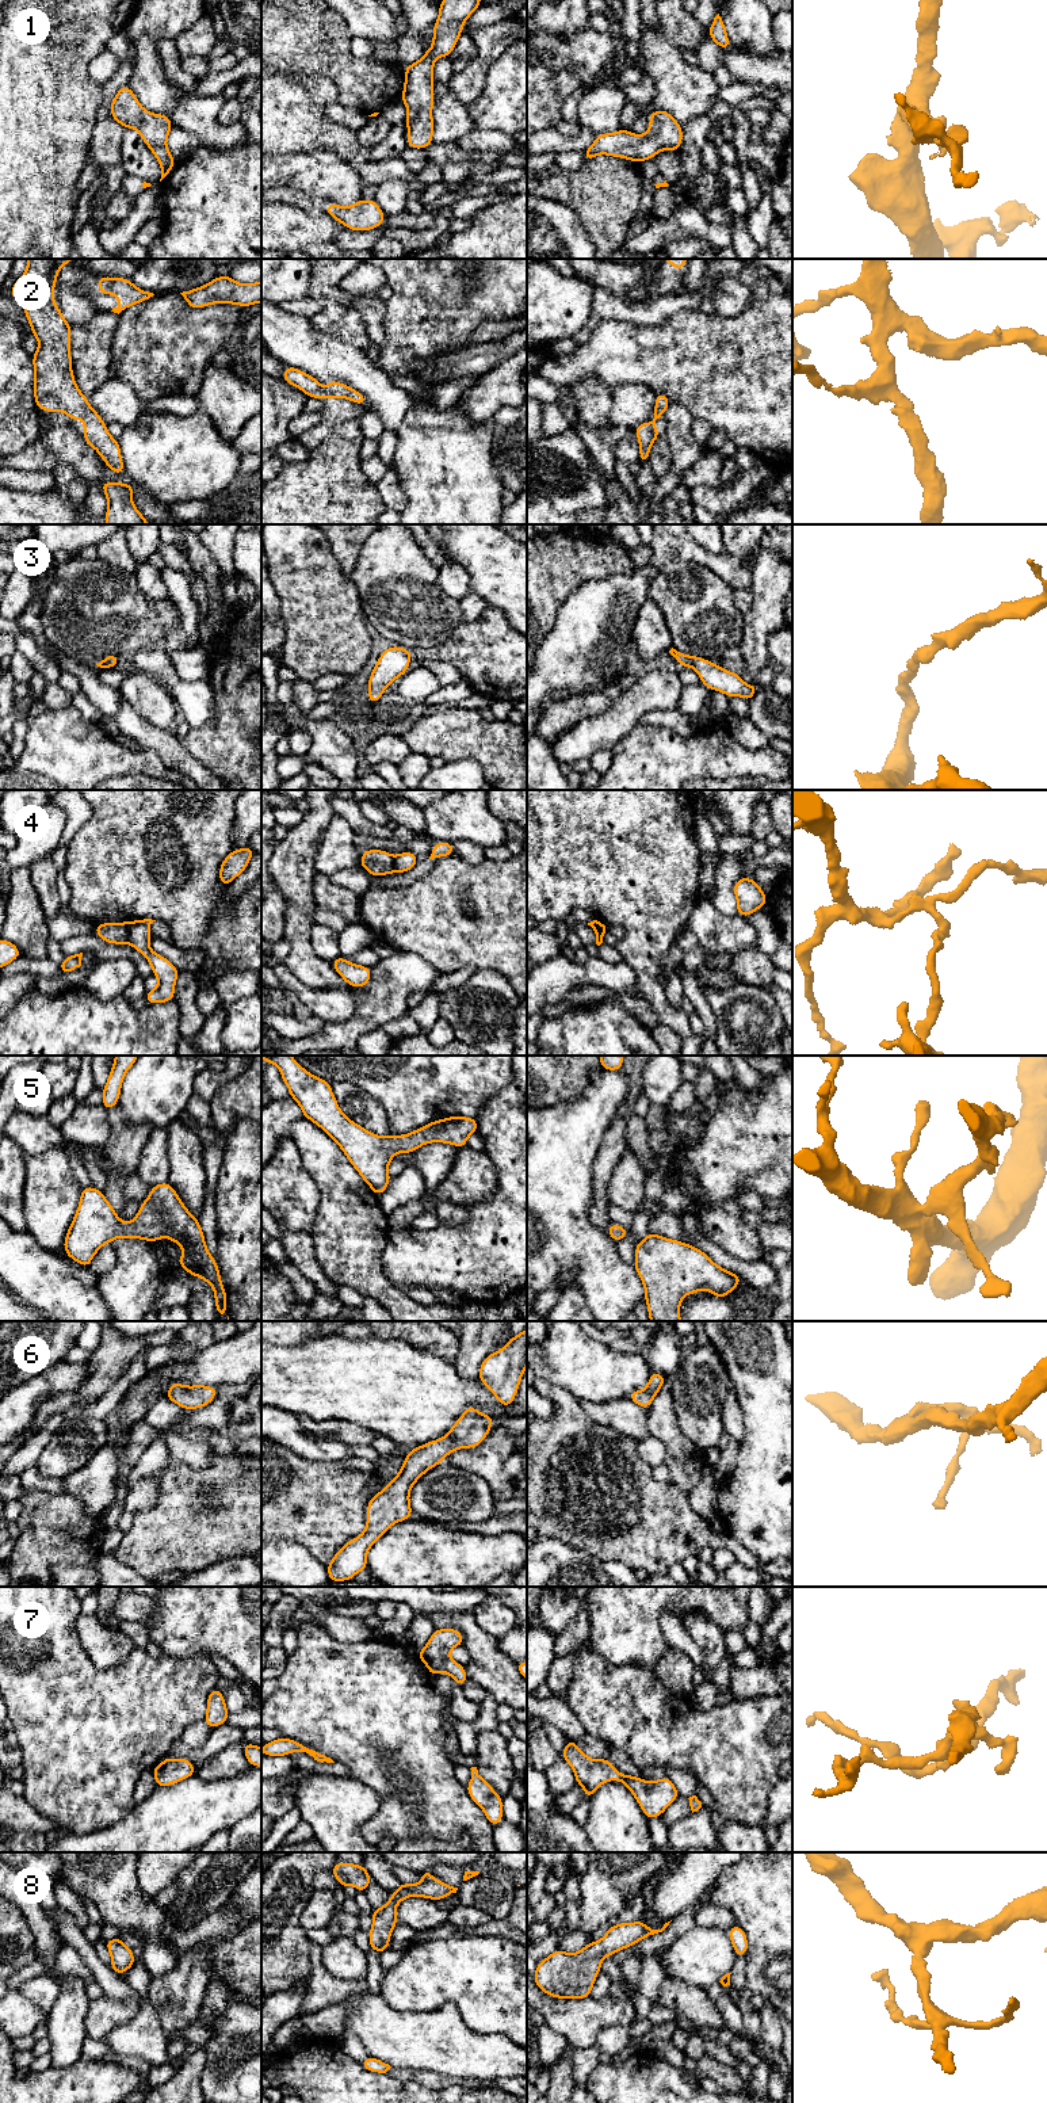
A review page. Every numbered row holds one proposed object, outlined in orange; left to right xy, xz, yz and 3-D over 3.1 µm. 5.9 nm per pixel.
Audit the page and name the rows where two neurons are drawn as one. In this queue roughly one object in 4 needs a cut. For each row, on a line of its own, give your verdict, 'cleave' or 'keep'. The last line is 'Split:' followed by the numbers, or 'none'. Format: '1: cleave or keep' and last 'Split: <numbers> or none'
1: keep
2: keep
3: keep
4: cleave
5: keep
6: keep
7: keep
8: keep
Split: 4

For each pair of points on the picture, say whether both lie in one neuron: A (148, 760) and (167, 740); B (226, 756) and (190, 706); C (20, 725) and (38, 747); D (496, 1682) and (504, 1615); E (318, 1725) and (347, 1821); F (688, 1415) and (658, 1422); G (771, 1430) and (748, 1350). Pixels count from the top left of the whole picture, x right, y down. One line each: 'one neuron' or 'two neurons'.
A: two neurons
B: two neurons
C: two neurons
D: two neurons
E: two neurons
F: two neurons
G: one neuron

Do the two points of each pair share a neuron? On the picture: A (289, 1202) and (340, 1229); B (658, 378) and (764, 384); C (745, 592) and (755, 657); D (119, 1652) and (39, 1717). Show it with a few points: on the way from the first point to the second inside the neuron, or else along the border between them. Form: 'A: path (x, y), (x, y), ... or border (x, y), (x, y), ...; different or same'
A: border (314, 1183), (320, 1205), (309, 1232); different
B: path (684, 378), (738, 378); same
C: border (751, 587), (752, 606), (744, 614); different
D: border (80, 1642), (100, 1670), (129, 1659); different

